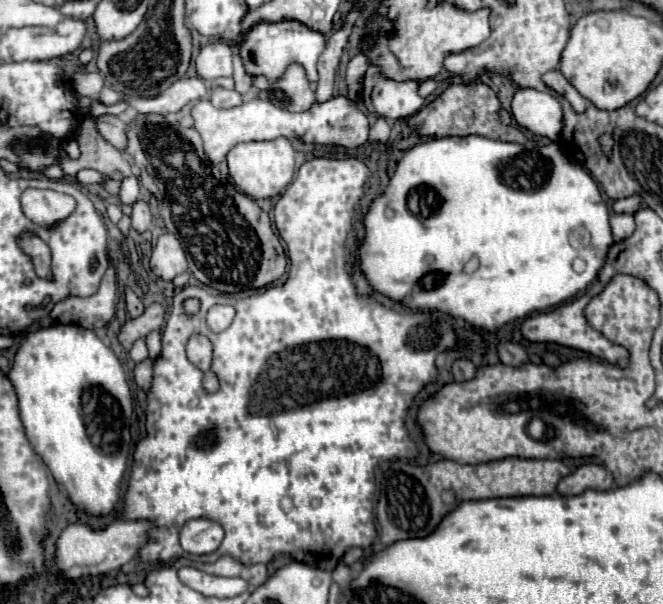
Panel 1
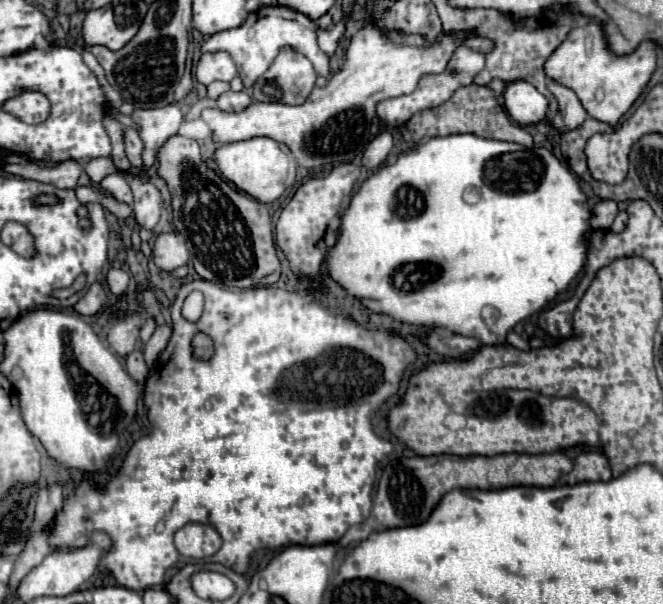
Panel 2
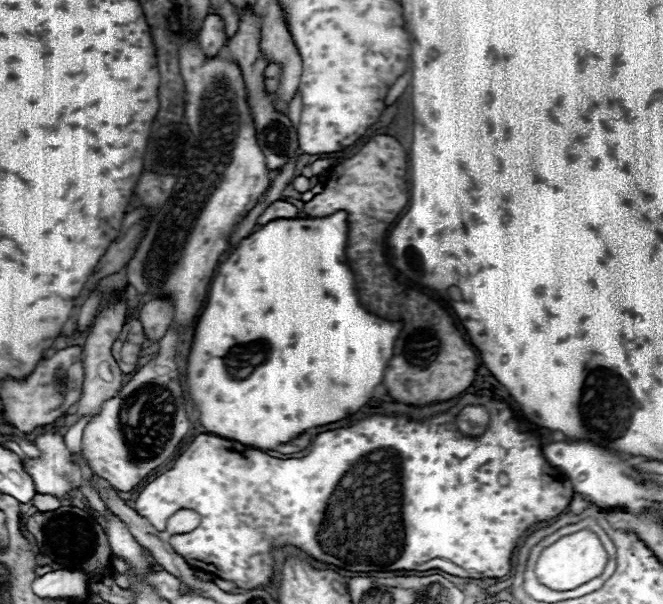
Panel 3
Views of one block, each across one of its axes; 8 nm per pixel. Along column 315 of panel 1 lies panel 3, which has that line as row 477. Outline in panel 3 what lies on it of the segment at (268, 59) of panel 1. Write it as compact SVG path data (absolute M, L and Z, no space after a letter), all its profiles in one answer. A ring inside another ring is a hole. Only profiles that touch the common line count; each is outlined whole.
M44 430L34 436L34 444L40 450L38 458L22 458L26 474L34 480L38 494L50 494L64 498L68 492L80 486L80 468L70 462L70 452L64 446L64 438L56 430Z

